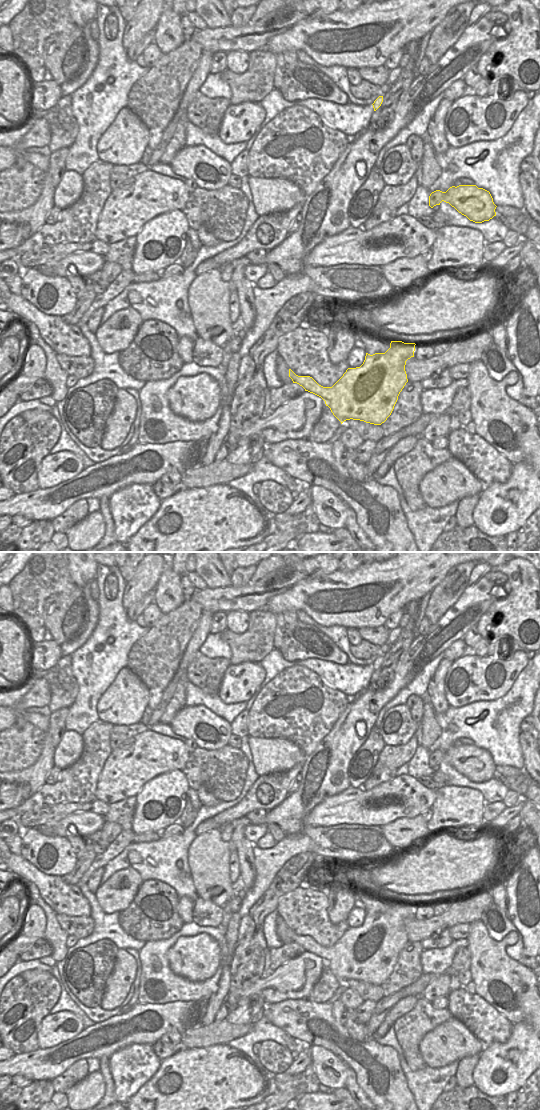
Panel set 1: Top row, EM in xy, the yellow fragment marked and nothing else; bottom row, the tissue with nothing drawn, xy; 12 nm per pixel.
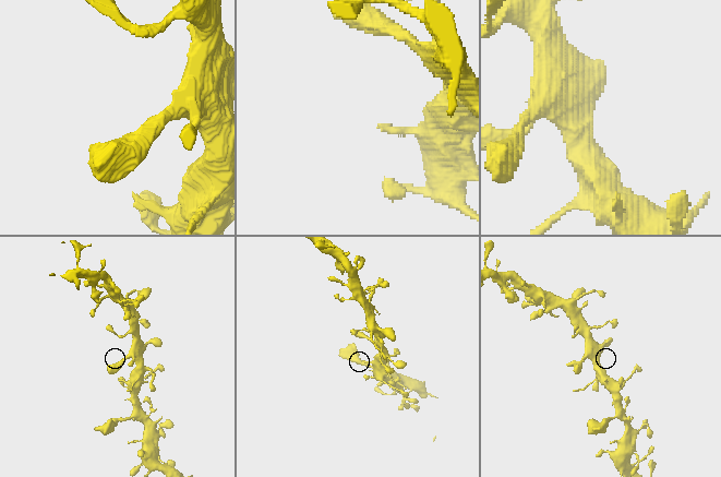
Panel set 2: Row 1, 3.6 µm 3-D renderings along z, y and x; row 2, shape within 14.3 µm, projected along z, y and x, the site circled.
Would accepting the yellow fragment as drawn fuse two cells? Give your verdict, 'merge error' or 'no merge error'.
no merge error

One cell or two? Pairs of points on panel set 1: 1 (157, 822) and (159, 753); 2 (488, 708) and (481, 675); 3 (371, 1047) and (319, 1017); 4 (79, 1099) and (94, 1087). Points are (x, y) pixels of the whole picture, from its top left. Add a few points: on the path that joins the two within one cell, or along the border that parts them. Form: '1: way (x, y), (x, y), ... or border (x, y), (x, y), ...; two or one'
1: border (181, 770), (174, 769), (158, 774), (140, 790); two
2: border (507, 690), (495, 699), (475, 700), (463, 706); two
3: way (358, 1047), (349, 1047), (332, 1030); one
4: way (83, 1096), (90, 1090); one

